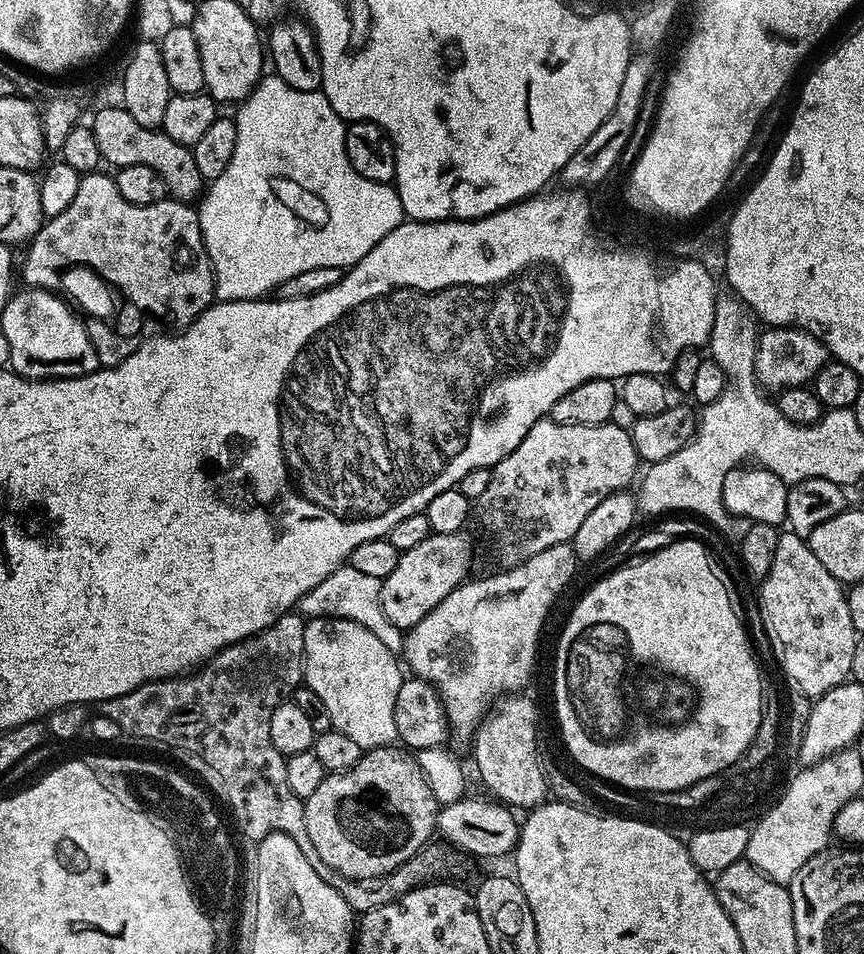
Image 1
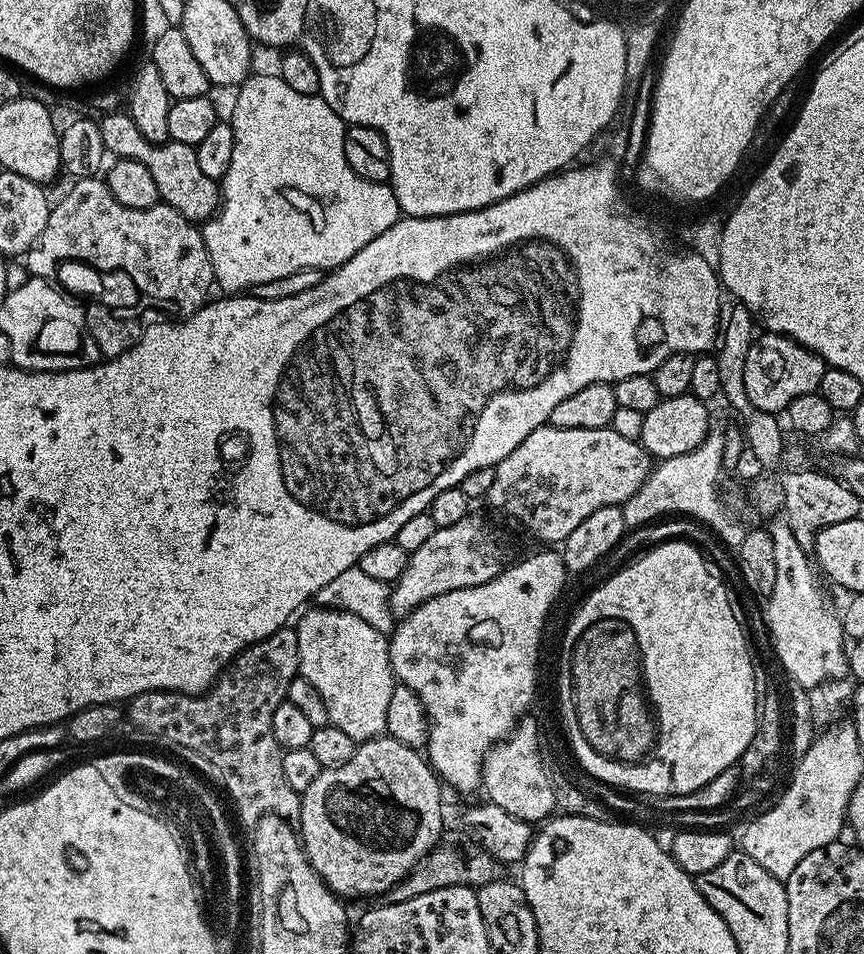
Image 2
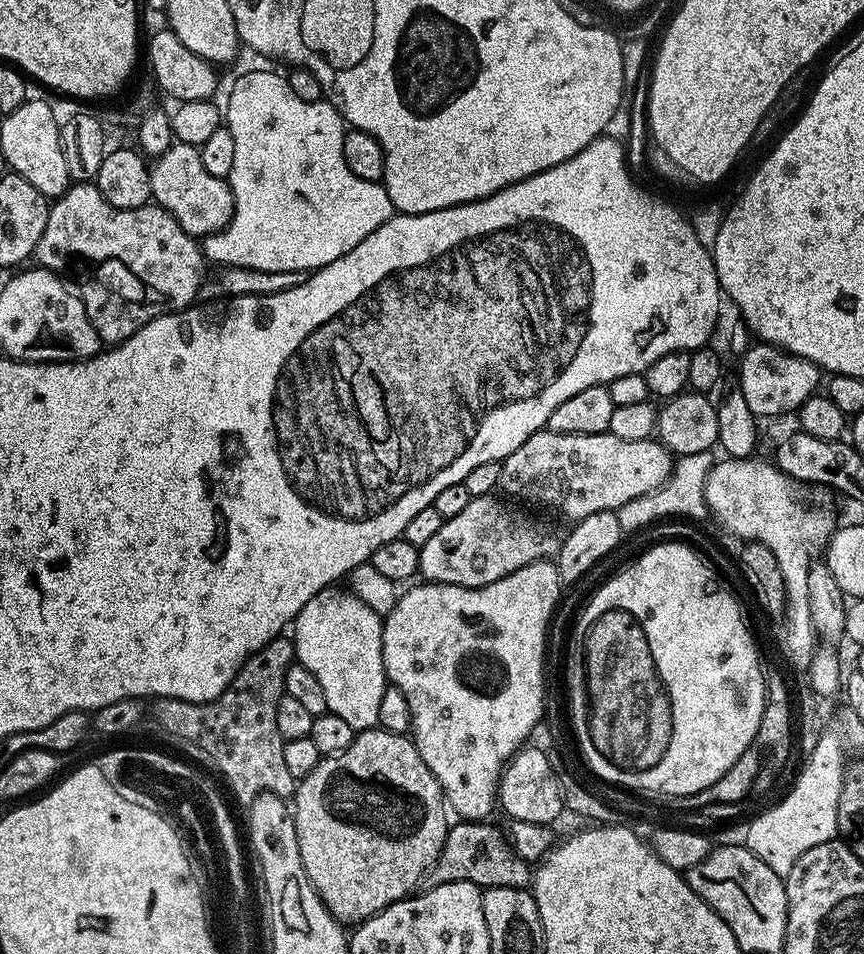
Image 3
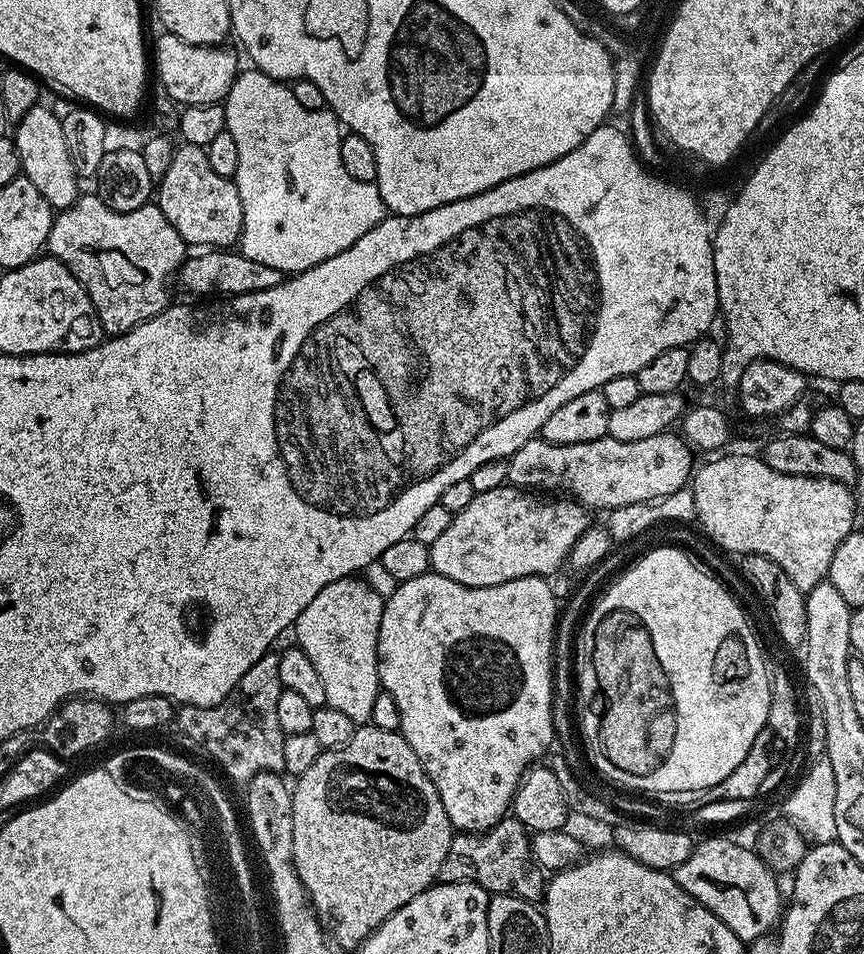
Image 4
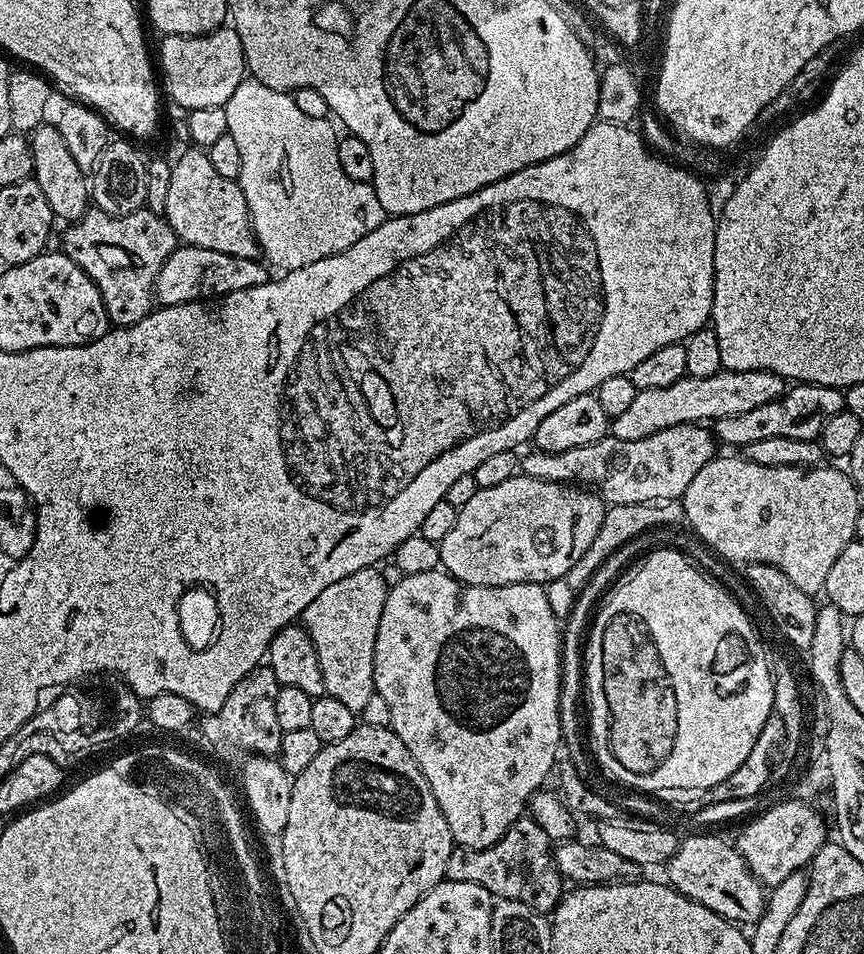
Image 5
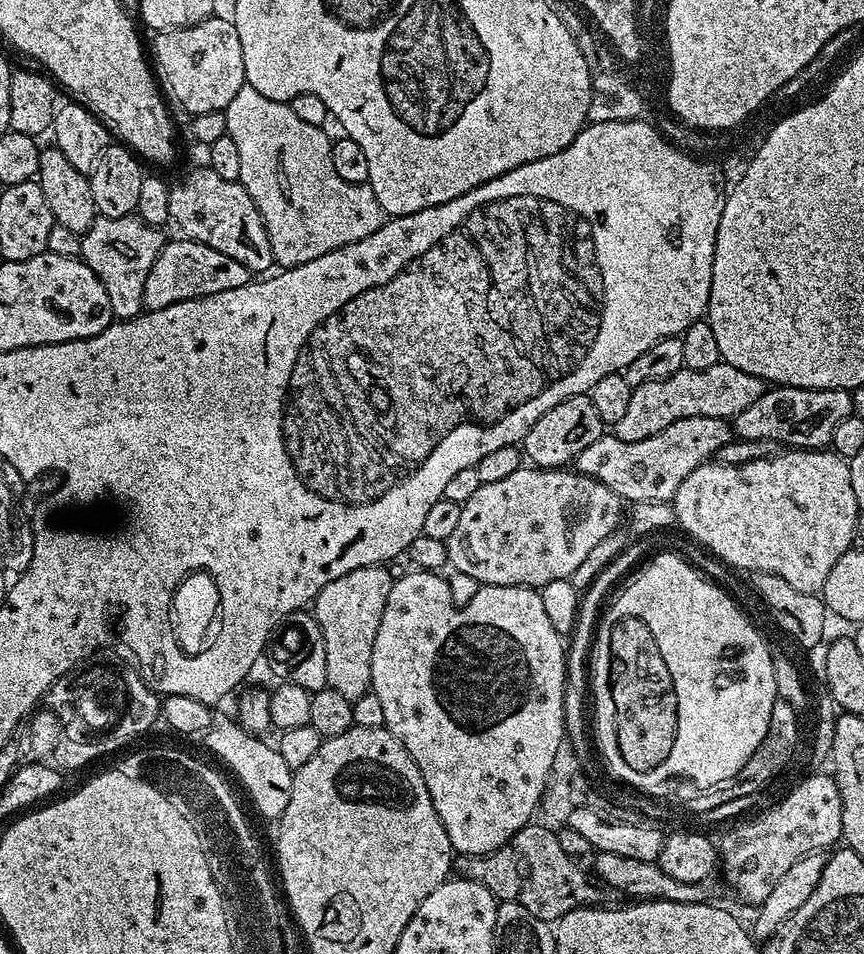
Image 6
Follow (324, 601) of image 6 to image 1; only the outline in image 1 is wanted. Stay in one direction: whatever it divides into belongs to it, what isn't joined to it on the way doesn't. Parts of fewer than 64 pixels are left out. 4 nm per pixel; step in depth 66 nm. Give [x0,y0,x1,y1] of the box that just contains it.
[303,617,405,750]

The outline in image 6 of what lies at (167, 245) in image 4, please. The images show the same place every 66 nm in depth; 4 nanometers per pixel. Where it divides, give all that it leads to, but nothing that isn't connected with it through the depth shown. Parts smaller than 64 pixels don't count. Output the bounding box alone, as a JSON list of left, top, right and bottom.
[79,214,165,321]

